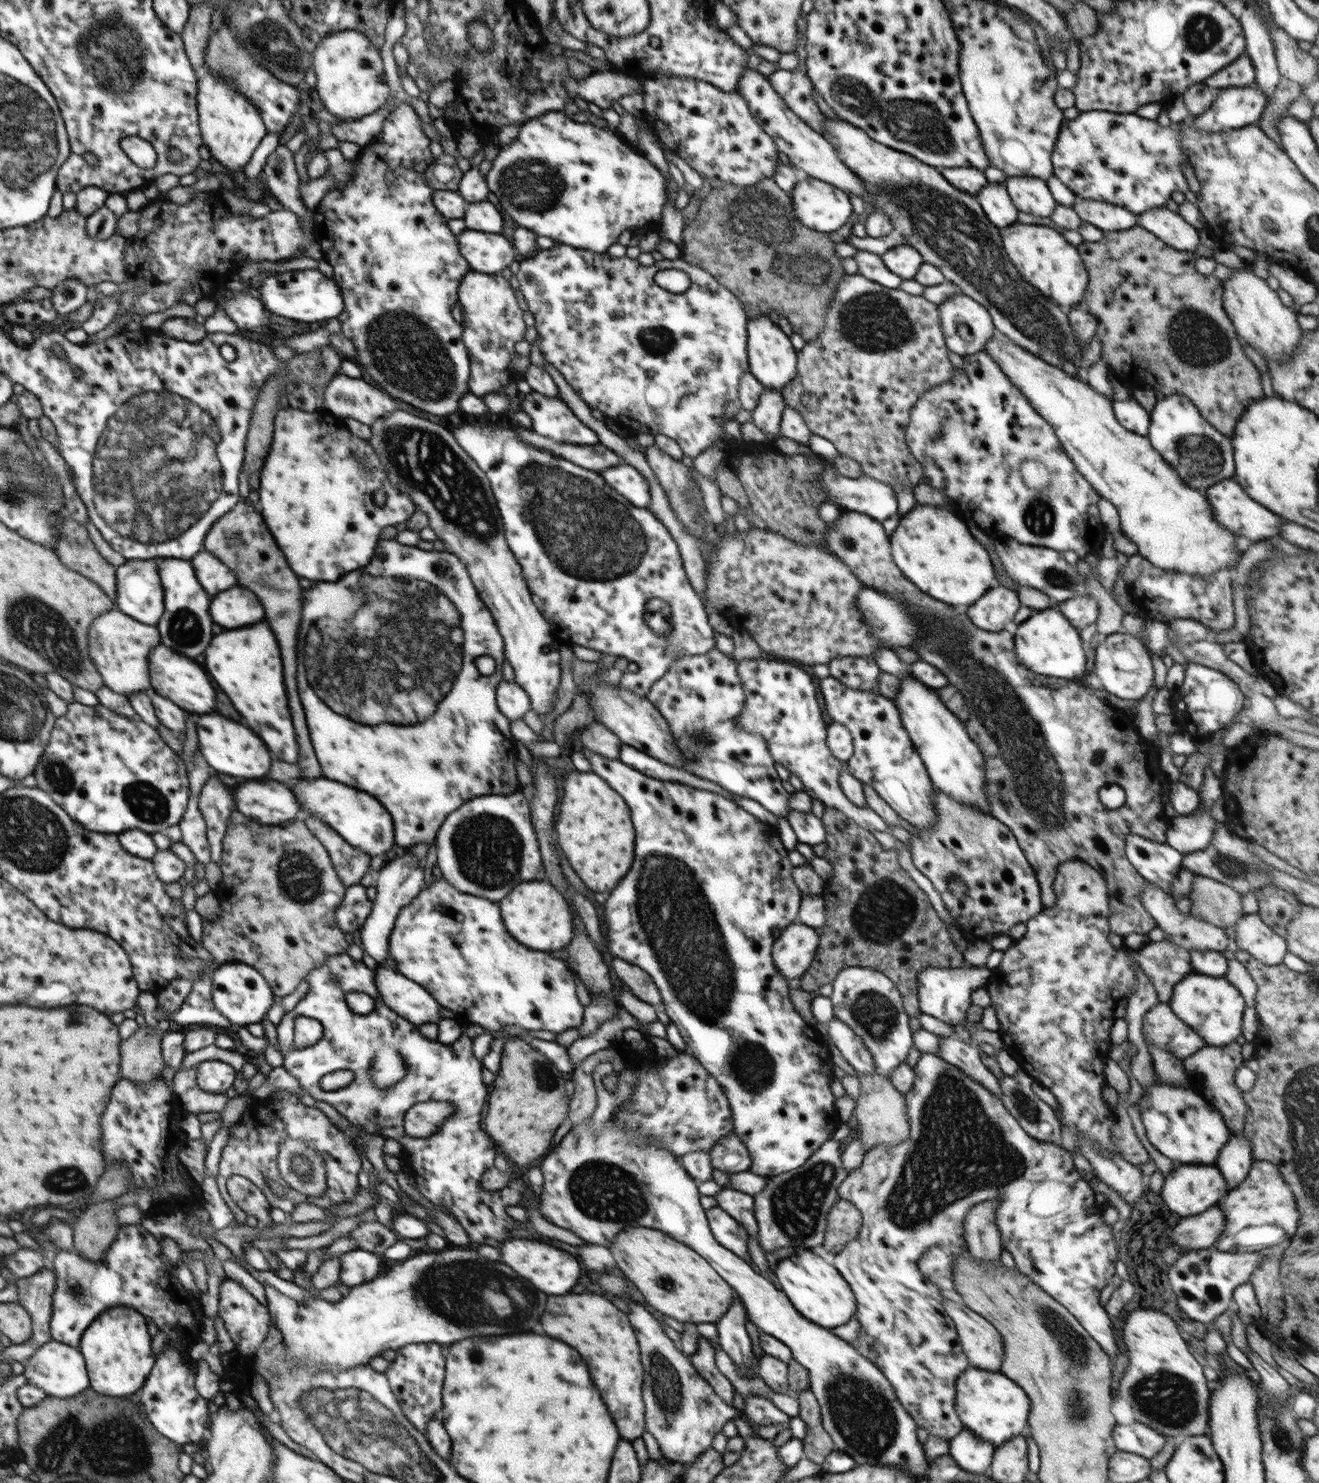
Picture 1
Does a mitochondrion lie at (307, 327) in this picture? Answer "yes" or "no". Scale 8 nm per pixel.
no

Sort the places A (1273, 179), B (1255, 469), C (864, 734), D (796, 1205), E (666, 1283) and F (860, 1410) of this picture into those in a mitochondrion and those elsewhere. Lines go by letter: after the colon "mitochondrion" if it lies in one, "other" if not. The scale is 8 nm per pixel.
A: other
B: other
C: other
D: mitochondrion
E: other
F: mitochondrion

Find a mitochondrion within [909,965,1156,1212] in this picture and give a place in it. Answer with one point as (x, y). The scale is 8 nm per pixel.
(1027, 1107)

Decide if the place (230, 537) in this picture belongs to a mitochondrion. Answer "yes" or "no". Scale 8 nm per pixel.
yes

